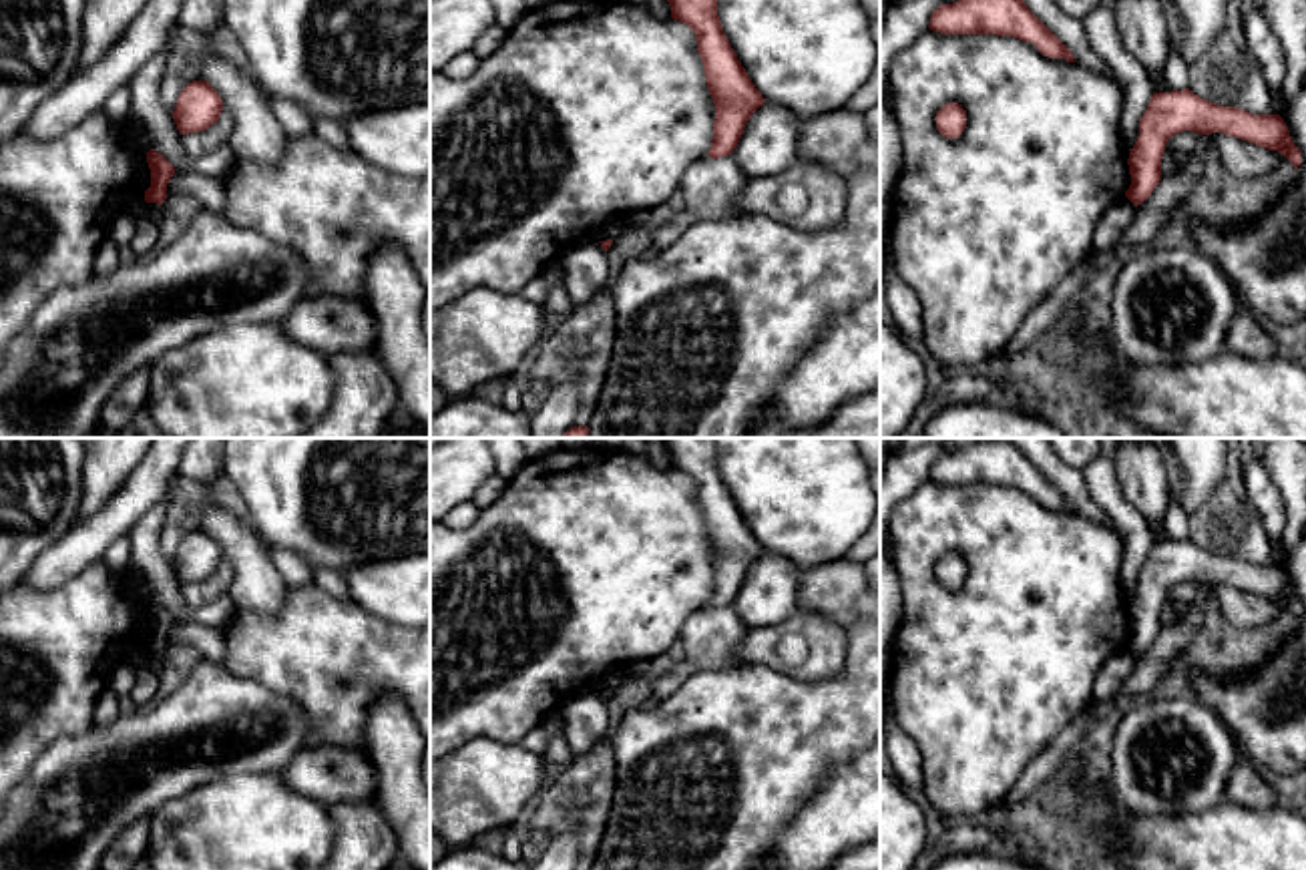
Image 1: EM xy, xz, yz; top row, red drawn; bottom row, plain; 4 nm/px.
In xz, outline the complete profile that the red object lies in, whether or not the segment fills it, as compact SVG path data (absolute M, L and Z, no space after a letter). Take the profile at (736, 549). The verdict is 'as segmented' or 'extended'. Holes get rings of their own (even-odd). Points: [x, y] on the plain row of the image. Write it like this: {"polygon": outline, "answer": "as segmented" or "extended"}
{"polygon": "M663 438L663 442L671 456L671 468L687 474L695 482L707 540L715 555L713 589L707 607L727 607L737 597L745 573L766 553L766 549L747 526L721 478L715 438Z", "answer": "as segmented"}

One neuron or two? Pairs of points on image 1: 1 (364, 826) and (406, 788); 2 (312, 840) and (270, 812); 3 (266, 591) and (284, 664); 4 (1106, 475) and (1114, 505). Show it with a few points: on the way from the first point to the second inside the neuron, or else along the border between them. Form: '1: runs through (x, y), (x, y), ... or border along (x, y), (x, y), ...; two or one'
1: border along (374, 802), (388, 822), (398, 848); two
2: runs through (302, 836), (292, 834), (280, 822); one
3: border along (290, 587), (284, 603), (272, 613), (238, 609); two
4: runs through (1106, 483), (1110, 497); one

